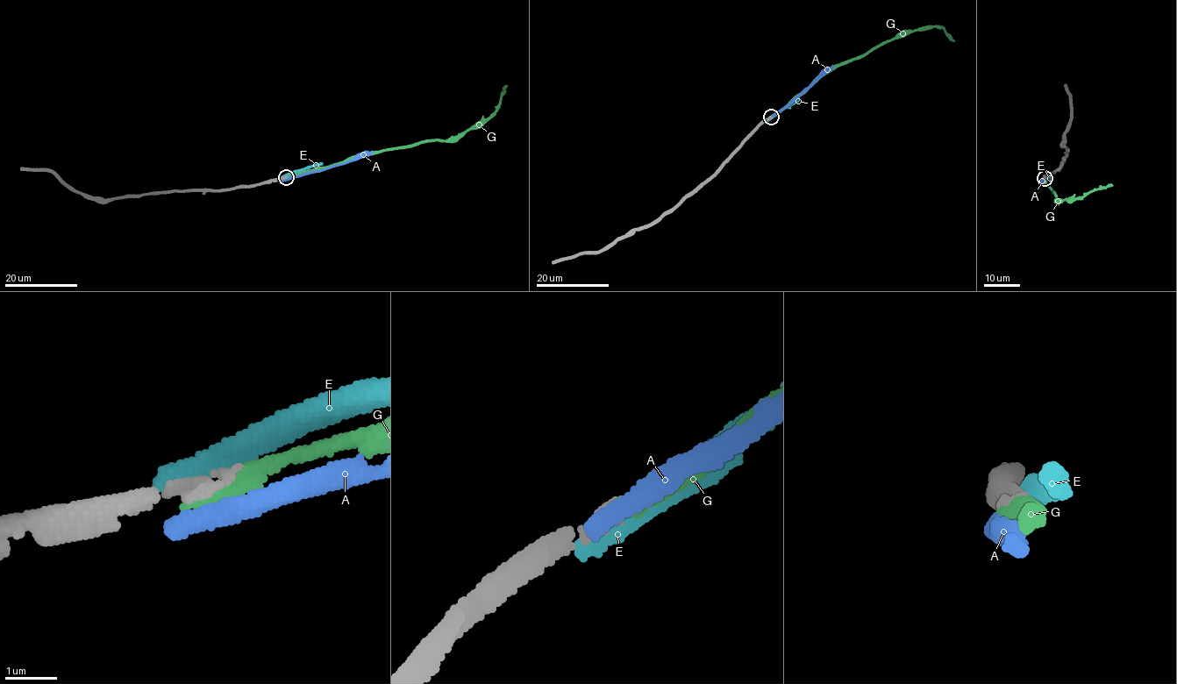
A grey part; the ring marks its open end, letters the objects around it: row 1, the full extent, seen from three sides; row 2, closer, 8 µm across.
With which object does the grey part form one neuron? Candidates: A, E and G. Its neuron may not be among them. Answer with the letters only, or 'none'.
G

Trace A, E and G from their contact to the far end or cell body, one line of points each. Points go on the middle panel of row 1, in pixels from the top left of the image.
A: (770, 117), (778, 114), (819, 76), (830, 72), (832, 65)
E: (769, 118), (799, 99)
G: (770, 117), (781, 111), (818, 78), (838, 65), (860, 58), (896, 38), (916, 30), (939, 26), (953, 40)

